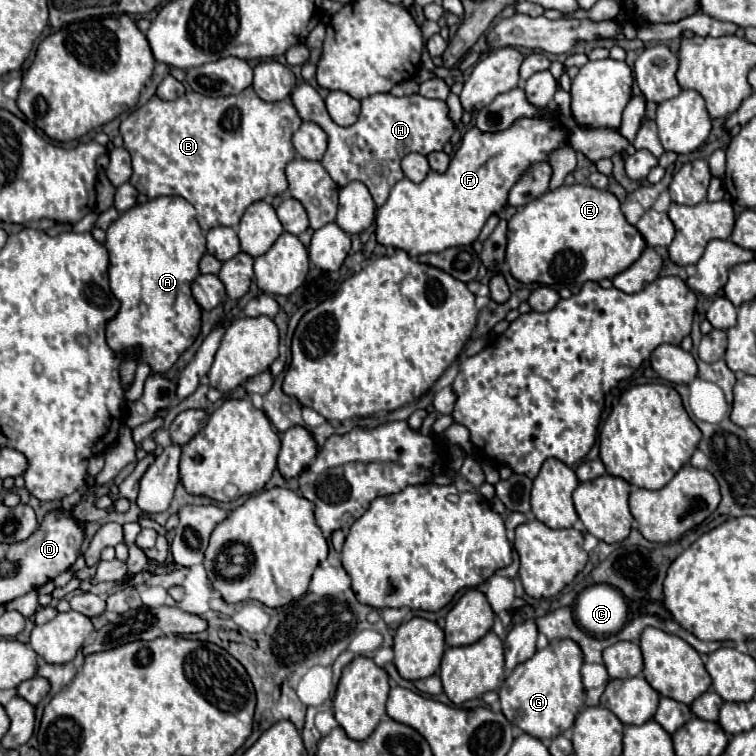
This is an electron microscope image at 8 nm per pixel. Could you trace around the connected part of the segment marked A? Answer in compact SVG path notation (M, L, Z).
M157 197L157 199L151 199L143 205L135 205L131 207L129 211L121 213L119 219L115 223L111 223L111 227L107 229L107 239L105 239L105 247L109 251L109 281L111 281L111 291L113 295L121 301L121 309L117 313L117 317L113 321L109 321L107 325L107 343L113 351L127 351L127 359L131 357L129 351L133 345L141 345L141 355L139 355L139 361L147 361L151 365L153 371L159 371L159 373L167 373L175 361L181 357L183 351L187 351L191 347L191 343L195 341L197 333L199 333L199 327L201 327L201 307L195 303L193 295L191 295L191 283L195 281L195 277L199 275L199 261L201 257L207 253L205 249L205 235L197 223L197 213L195 213L195 207L191 203L187 203L183 197Z

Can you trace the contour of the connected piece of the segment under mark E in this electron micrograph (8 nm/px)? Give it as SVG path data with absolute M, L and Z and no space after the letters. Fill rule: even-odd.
M561 185L559 189L547 191L543 197L523 205L509 219L507 225L507 253L505 263L509 265L511 275L525 283L541 283L547 287L565 287L565 285L583 285L587 281L613 279L617 273L625 271L631 263L639 259L645 249L641 233L627 223L619 209L619 201L613 193L601 191L589 185Z

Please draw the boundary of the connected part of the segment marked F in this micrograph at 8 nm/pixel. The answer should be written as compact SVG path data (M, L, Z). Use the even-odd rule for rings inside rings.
M519 119L501 133L469 129L443 175L429 171L419 185L401 179L391 189L387 203L377 209L377 243L403 249L413 259L423 253L445 251L447 247L471 245L479 237L487 217L507 205L507 193L519 175L529 165L547 161L547 155L565 143L567 129L559 121L549 119Z

